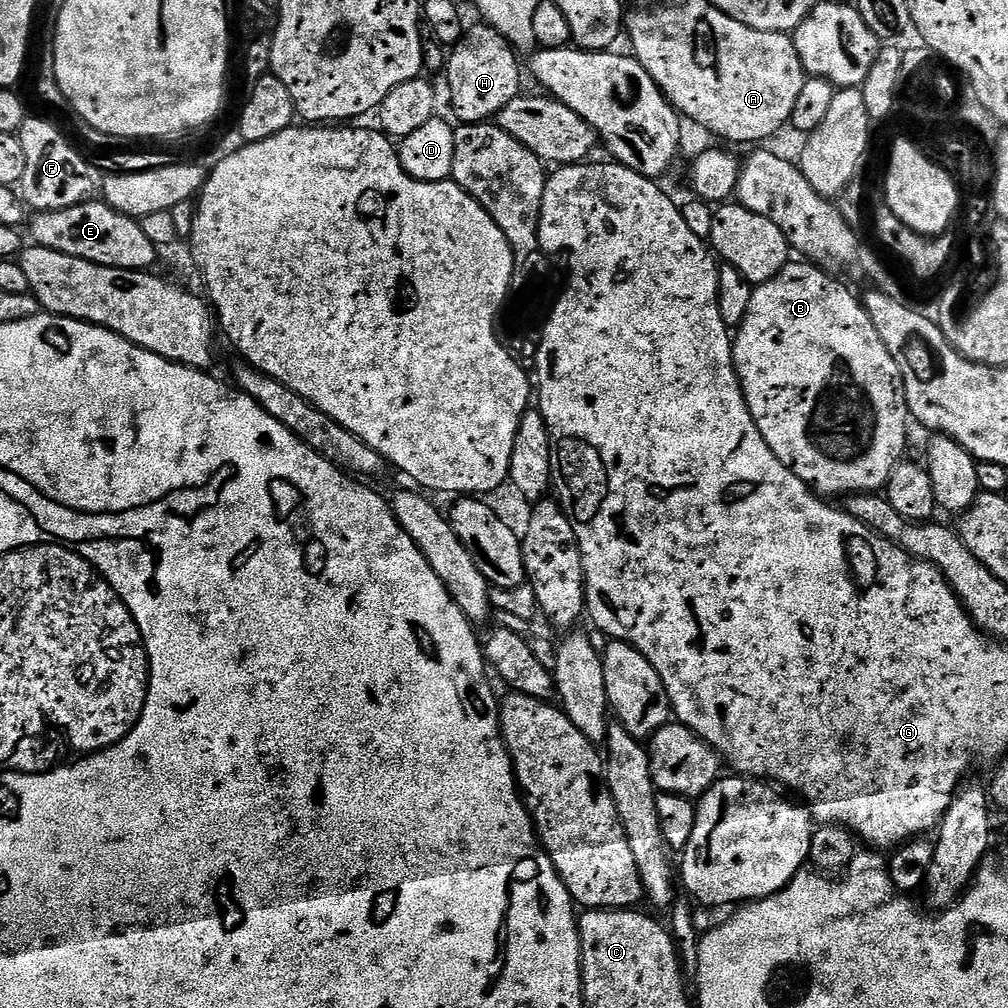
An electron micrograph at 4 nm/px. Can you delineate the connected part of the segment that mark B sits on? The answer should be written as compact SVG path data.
M789 262L777 276L770 278L770 282L753 287L748 313L735 333L732 357L740 379L739 383L748 402L748 409L758 430L762 430L762 438L766 438L770 450L774 450L774 454L795 476L807 482L809 488L828 498L833 498L832 496L847 498L857 492L880 492L887 489L892 471L905 459L904 451L908 448L910 413L900 367L898 362L894 362L890 350L886 350L878 330L874 330L874 322L858 296L856 300L855 294L846 285L839 284L835 280L837 277L829 274L825 269L811 262L800 263L804 264Z

